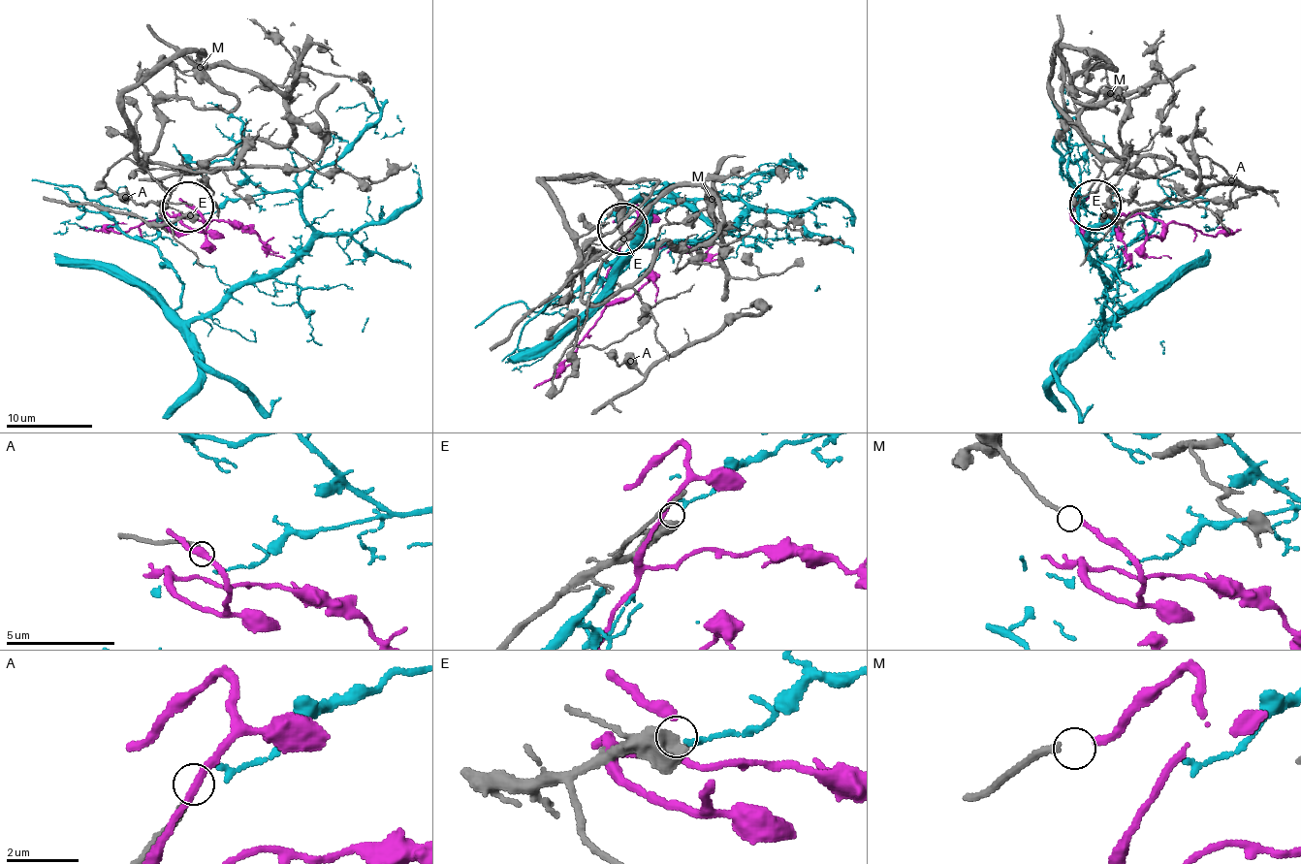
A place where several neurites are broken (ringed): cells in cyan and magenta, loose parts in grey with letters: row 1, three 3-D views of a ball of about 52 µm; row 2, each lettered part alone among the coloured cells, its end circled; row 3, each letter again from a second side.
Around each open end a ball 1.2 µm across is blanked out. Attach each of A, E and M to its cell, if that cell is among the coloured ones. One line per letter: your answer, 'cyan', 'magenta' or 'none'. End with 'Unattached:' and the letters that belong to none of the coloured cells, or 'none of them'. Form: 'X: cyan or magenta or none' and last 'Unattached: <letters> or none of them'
A: none
E: none
M: magenta
Unattached: A, E

